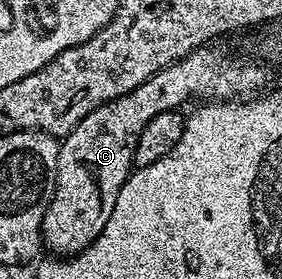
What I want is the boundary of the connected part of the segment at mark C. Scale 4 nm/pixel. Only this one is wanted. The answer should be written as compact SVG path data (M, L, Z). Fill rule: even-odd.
M205 45L150 76L146 82L138 85L138 89L119 95L116 99L98 105L98 109L86 113L86 117L78 121L75 129L59 140L56 187L47 200L48 208L40 226L43 246L47 250L49 247L56 255L64 255L63 257L71 257L87 249L99 237L102 229L106 229L106 221L110 221L110 213L114 213L114 201L118 201L120 187L134 170L132 151L136 147L136 137L142 133L145 125L154 117L158 117L158 113L183 108L182 105L187 99L232 101L237 97L255 96L264 83L264 71L259 67L261 64L256 63L247 63L244 59L223 55L216 45Z

